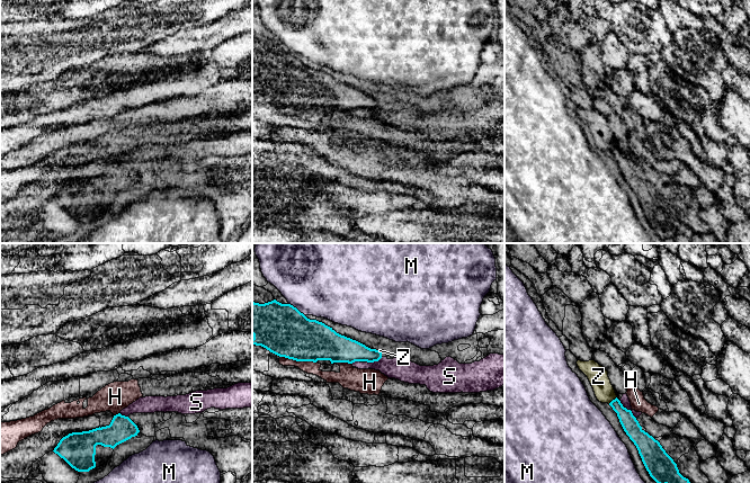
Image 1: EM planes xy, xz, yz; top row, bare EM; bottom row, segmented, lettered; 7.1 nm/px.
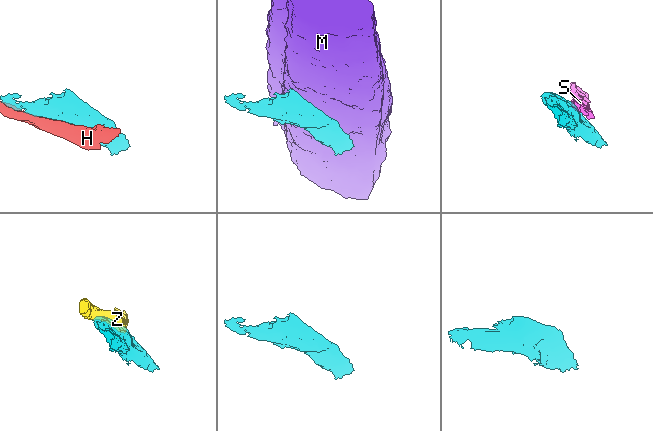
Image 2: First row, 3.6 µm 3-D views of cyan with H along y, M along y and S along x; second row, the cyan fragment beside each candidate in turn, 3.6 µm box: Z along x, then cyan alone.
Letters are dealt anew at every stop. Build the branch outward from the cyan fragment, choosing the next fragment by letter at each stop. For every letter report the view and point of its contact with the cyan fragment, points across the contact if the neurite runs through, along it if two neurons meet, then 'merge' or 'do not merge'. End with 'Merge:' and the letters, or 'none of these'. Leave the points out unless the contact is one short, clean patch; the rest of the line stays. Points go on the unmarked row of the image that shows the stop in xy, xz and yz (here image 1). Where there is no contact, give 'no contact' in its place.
H: meets cyan in xz at (298, 108); do not merge
M: meets cyan in xz at (295, 55); do not merge
S: meets cyan in yz at (628, 158); border along yz (619, 149), (635, 166); do not merge
Z: meets cyan in yz at (613, 148); do not merge
Merge: none of these

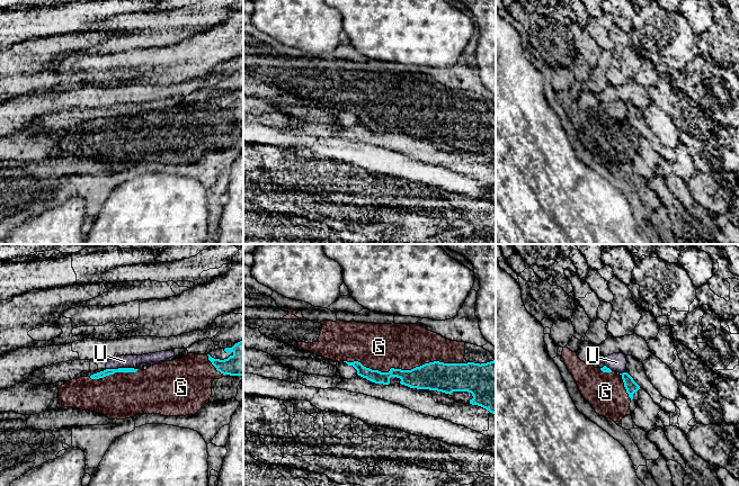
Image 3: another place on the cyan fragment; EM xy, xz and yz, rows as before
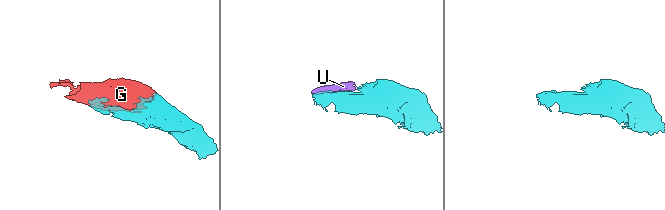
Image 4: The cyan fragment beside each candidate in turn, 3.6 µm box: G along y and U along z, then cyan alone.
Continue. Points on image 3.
G: meets cyan in xz at (406, 118); merge
U: meets cyan in xy at (121, 116); do not merge
Merge: G

